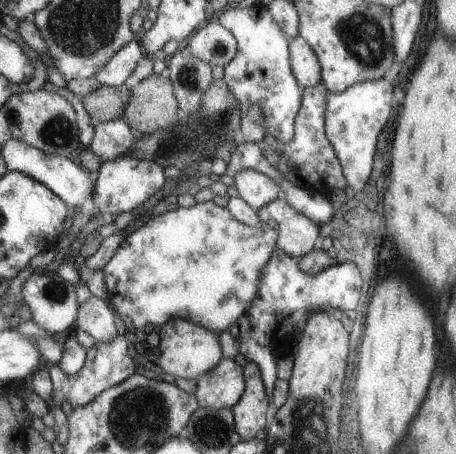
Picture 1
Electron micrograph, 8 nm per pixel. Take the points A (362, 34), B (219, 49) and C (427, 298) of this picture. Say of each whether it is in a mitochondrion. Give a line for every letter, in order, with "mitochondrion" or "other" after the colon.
A: mitochondrion
B: mitochondrion
C: other

